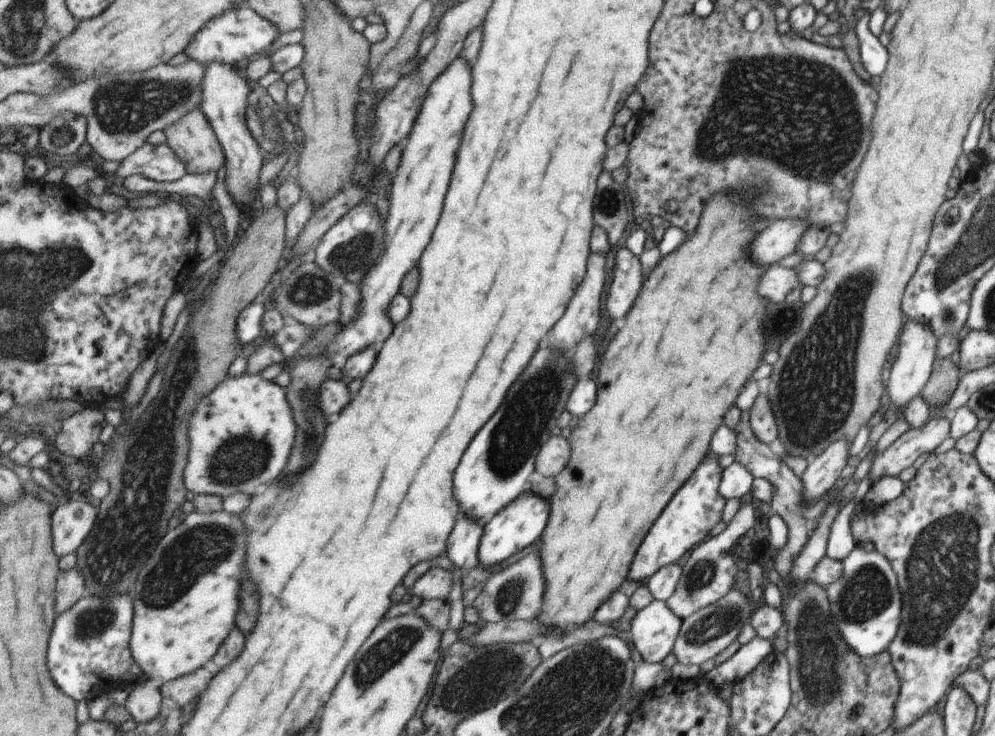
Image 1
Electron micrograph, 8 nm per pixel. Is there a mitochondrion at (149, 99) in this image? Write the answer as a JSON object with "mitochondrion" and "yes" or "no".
{"mitochondrion":"yes"}

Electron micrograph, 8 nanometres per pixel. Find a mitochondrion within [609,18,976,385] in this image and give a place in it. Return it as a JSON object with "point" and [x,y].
{"point":[808,104]}

